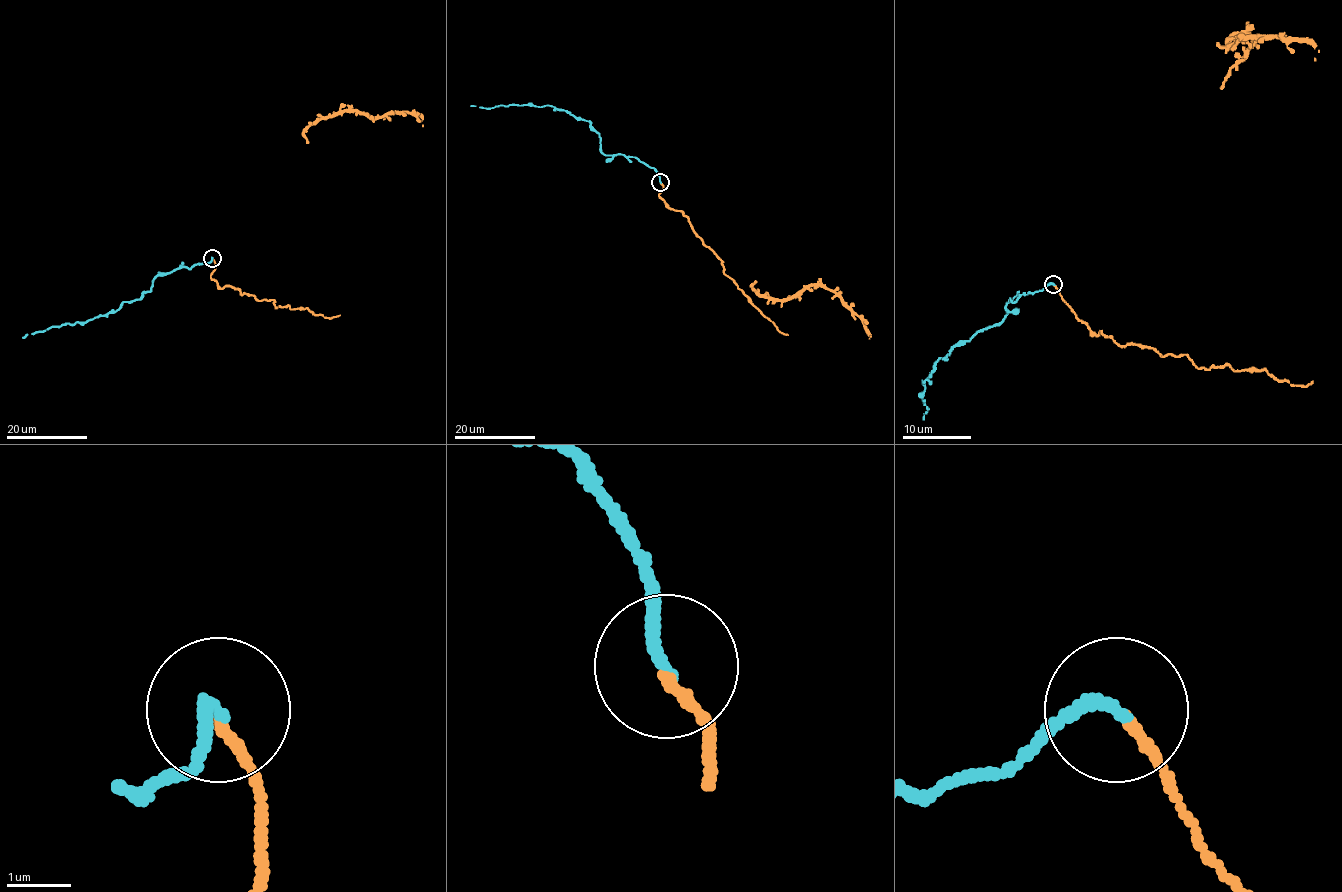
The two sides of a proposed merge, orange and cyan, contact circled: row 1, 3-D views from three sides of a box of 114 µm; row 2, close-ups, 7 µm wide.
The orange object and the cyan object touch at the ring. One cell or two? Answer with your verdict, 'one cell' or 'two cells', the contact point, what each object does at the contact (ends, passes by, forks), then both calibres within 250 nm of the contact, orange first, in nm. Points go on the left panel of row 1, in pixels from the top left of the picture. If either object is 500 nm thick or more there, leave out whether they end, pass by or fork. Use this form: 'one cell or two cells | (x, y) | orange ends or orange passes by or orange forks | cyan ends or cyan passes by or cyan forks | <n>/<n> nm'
one cell | (212, 258) | orange ends | cyan ends | 160/200 nm

